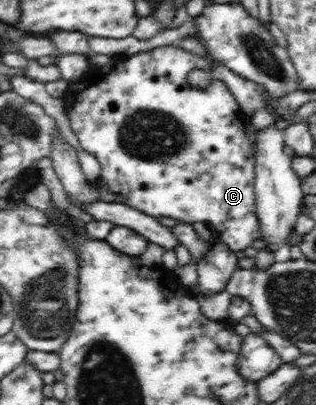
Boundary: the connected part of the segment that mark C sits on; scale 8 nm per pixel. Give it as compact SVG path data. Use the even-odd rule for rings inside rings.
M176 44L166 45L155 48L154 50L127 55L125 62L115 60L108 69L101 69L98 66L88 67L83 72L81 79L69 83L69 90L65 93L65 109L68 113L70 126L77 136L81 148L93 154L100 164L100 177L96 180L100 192L100 199L109 203L121 203L136 208L145 214L159 218L175 218L185 223L205 222L209 224L218 241L224 242L233 252L243 252L245 248L251 245L251 242L261 239L261 229L257 220L254 194L254 148L245 133L244 116L241 114L238 101L233 93L227 88L227 84L219 81L217 78L205 87L193 87L187 83L187 74L191 70L201 69L209 70L211 64L207 58L190 52L190 50L181 49Z

